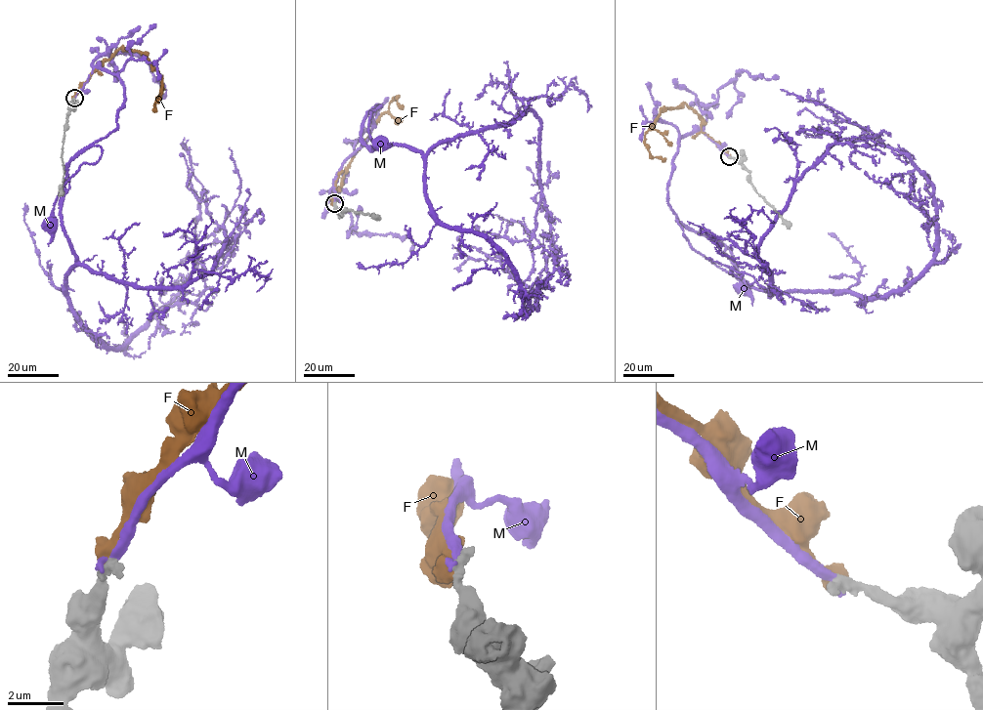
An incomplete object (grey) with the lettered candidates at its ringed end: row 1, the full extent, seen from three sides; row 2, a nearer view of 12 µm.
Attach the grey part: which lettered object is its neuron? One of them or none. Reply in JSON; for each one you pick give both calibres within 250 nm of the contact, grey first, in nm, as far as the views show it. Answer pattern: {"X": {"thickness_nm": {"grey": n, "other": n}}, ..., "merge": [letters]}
{"M": {"thickness_nm": {"grey": 440, "other": 280}}, "merge": ["M"]}

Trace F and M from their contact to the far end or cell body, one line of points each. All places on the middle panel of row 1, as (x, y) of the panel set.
F: (334, 204), (335, 186), (336, 188), (341, 185), (354, 153), (379, 117), (395, 97), (403, 108)
M: (334, 203), (337, 172), (368, 138), (378, 104), (367, 111), (382, 105), (367, 130), (379, 142)

